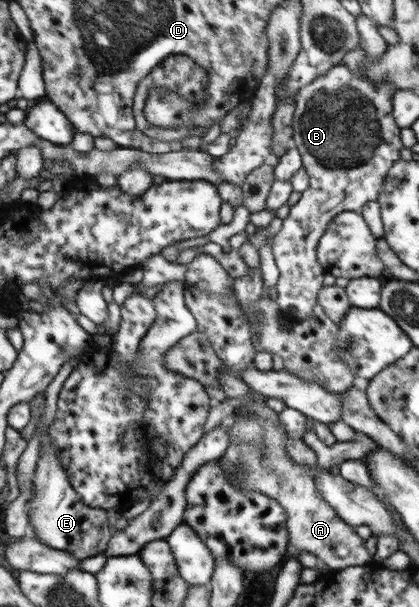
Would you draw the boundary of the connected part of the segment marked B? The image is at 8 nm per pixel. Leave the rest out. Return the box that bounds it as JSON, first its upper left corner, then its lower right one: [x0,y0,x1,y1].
[271,62,403,319]

